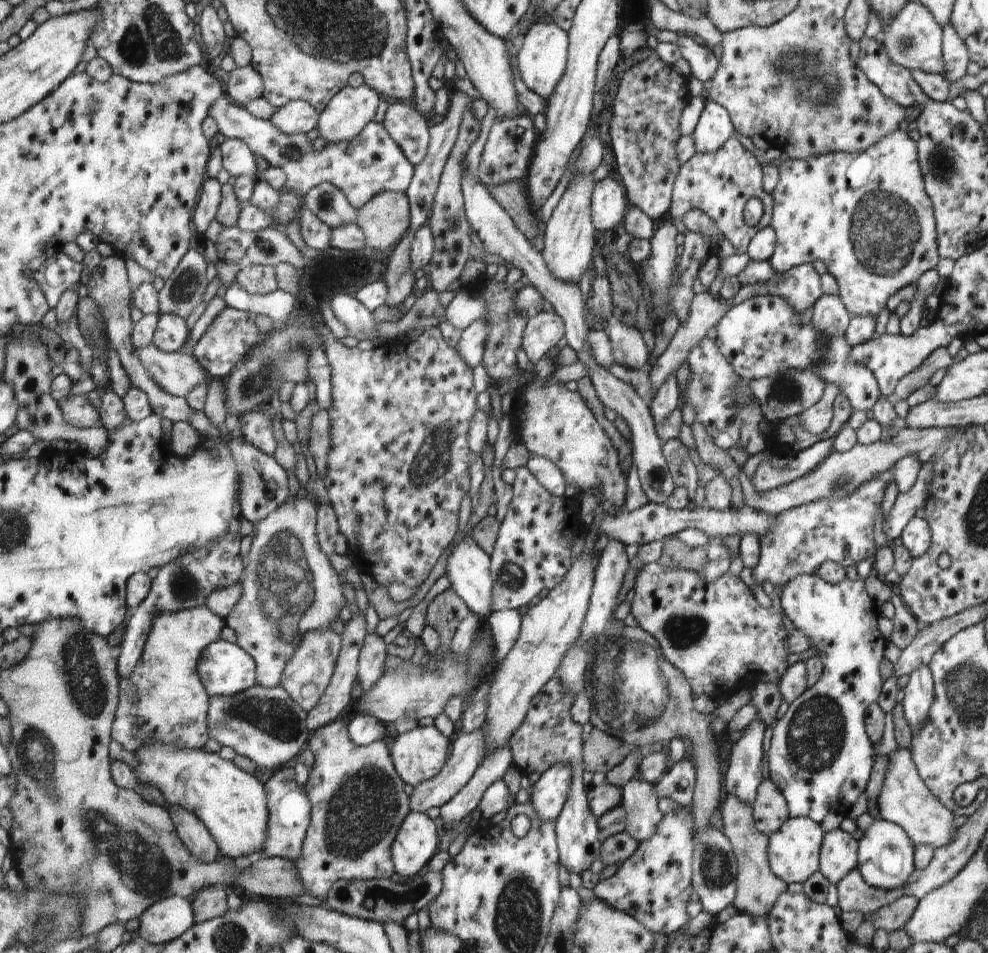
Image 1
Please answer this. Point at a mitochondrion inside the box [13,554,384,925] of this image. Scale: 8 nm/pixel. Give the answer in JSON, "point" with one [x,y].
{"point":[145,869]}

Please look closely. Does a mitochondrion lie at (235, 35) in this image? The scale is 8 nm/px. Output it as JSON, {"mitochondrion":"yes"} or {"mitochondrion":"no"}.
{"mitochondrion":"no"}

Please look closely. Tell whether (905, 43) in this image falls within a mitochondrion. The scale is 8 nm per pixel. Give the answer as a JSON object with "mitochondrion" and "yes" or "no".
{"mitochondrion":"yes"}

